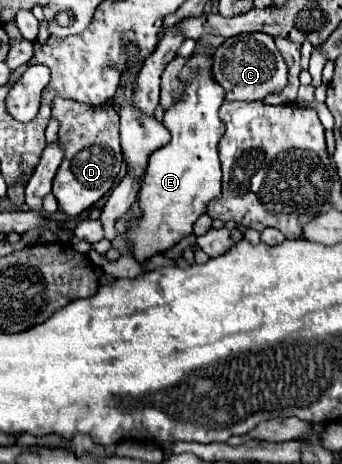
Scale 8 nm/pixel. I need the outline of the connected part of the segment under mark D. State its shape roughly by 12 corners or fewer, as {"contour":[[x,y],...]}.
{"contour":[[58,97],[52,193],[76,217],[116,183],[118,113]]}

